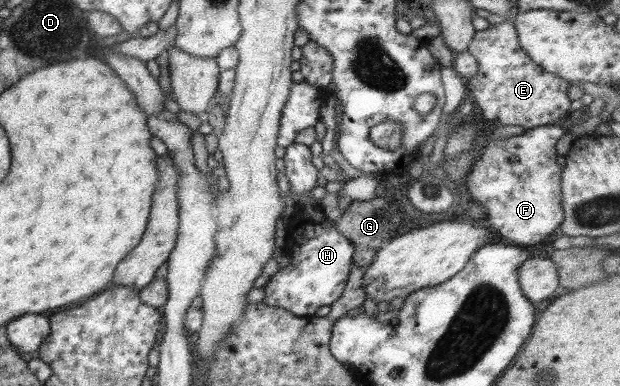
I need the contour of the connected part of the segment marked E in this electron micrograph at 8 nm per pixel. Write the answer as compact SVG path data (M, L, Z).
M514 23L491 25L485 31L475 33L467 52L478 61L478 70L467 81L470 99L487 121L501 125L521 125L525 130L553 123L565 123L572 117L567 97L570 83L549 74L538 66L520 47Z

